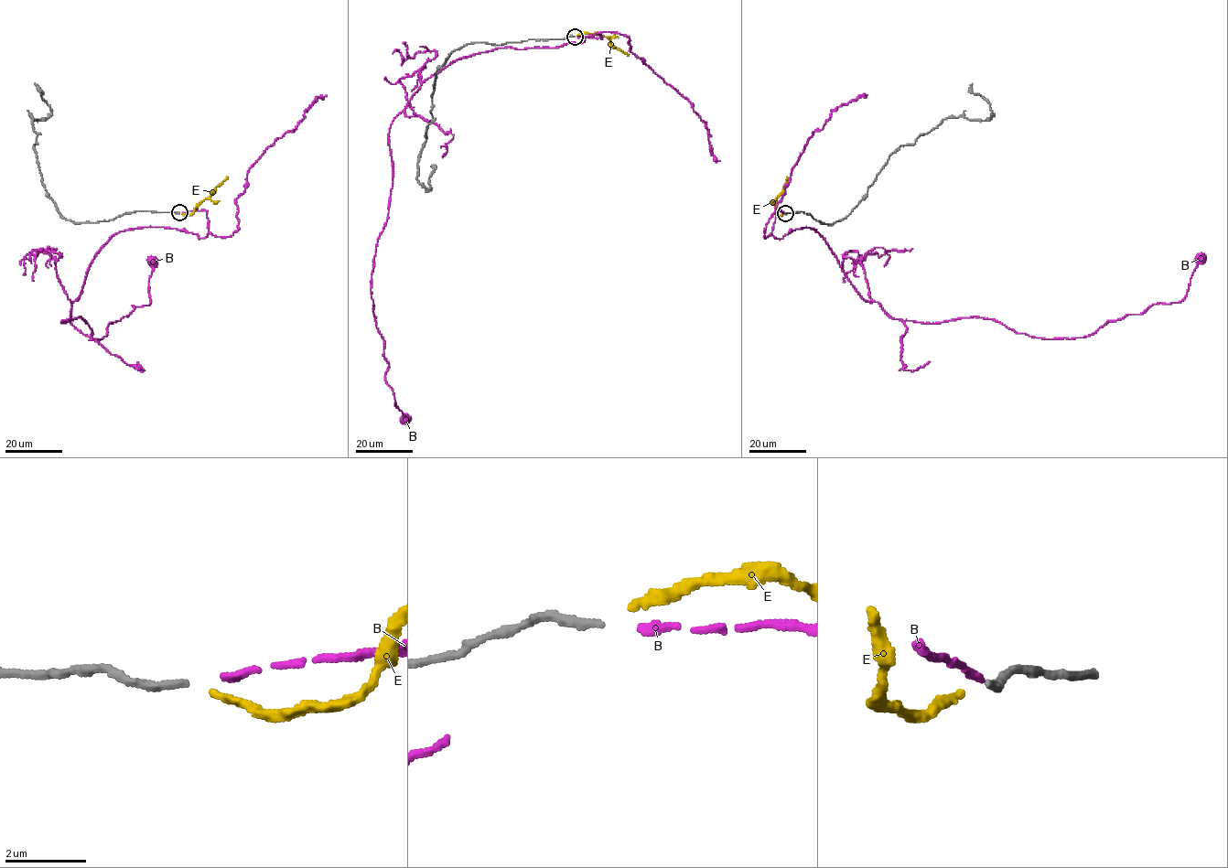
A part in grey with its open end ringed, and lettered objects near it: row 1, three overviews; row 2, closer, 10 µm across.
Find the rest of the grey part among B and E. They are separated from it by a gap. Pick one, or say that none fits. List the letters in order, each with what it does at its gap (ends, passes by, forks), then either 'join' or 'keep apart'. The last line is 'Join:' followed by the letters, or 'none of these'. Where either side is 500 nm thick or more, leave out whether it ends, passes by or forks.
B: it ends | join
E: it ends | keep apart
Join: B

